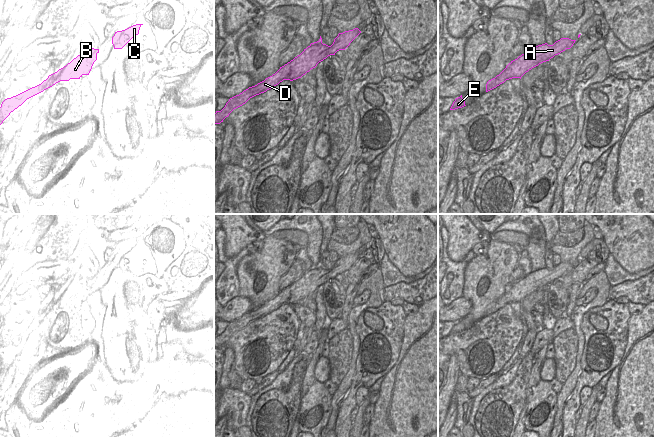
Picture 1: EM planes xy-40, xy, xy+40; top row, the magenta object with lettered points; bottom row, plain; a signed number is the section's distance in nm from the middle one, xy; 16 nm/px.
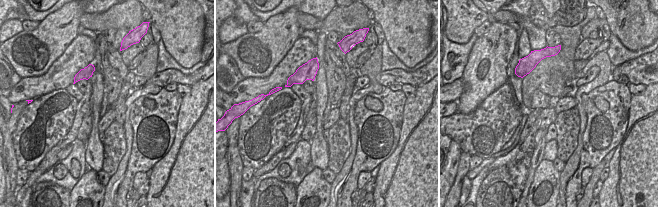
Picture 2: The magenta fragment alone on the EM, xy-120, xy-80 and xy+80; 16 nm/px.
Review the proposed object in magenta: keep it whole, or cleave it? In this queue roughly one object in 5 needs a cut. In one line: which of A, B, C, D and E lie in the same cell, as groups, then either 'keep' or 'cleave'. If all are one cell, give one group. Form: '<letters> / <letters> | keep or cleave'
A B C D E | keep

